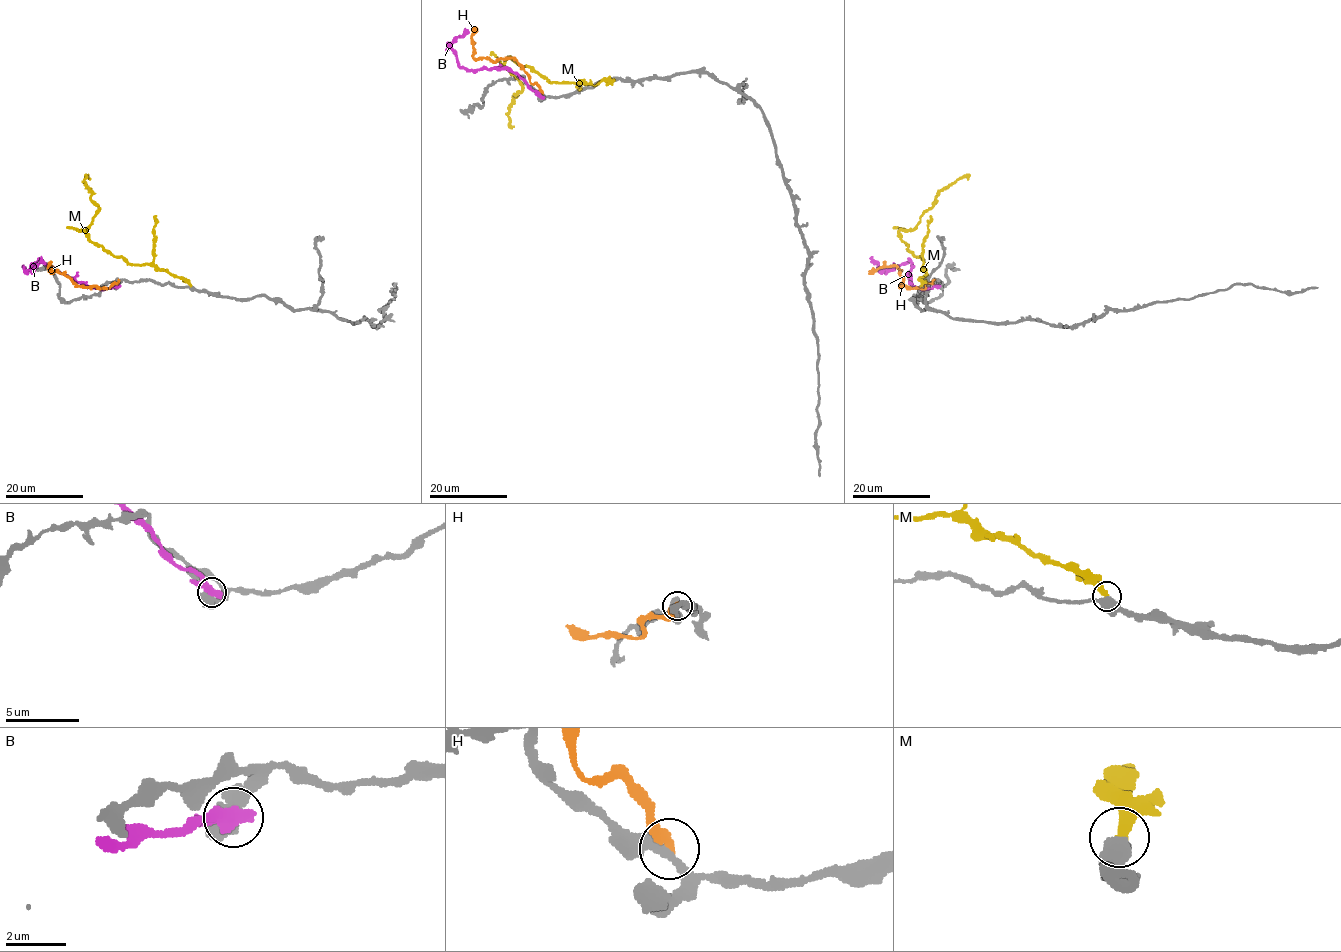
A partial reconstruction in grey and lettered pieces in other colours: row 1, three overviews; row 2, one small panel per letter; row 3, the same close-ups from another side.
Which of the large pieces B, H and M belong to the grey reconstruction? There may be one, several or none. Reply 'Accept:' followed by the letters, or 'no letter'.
Accept: M

